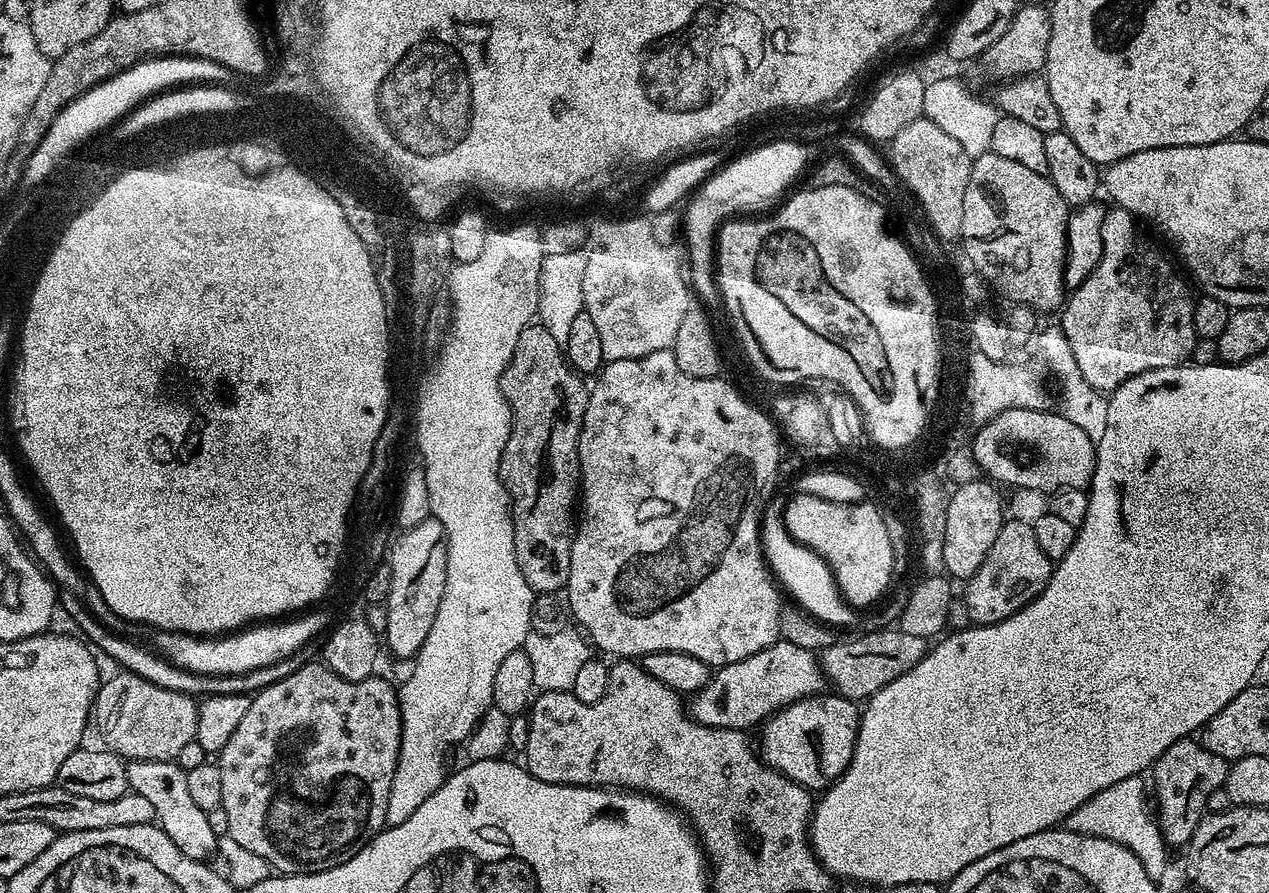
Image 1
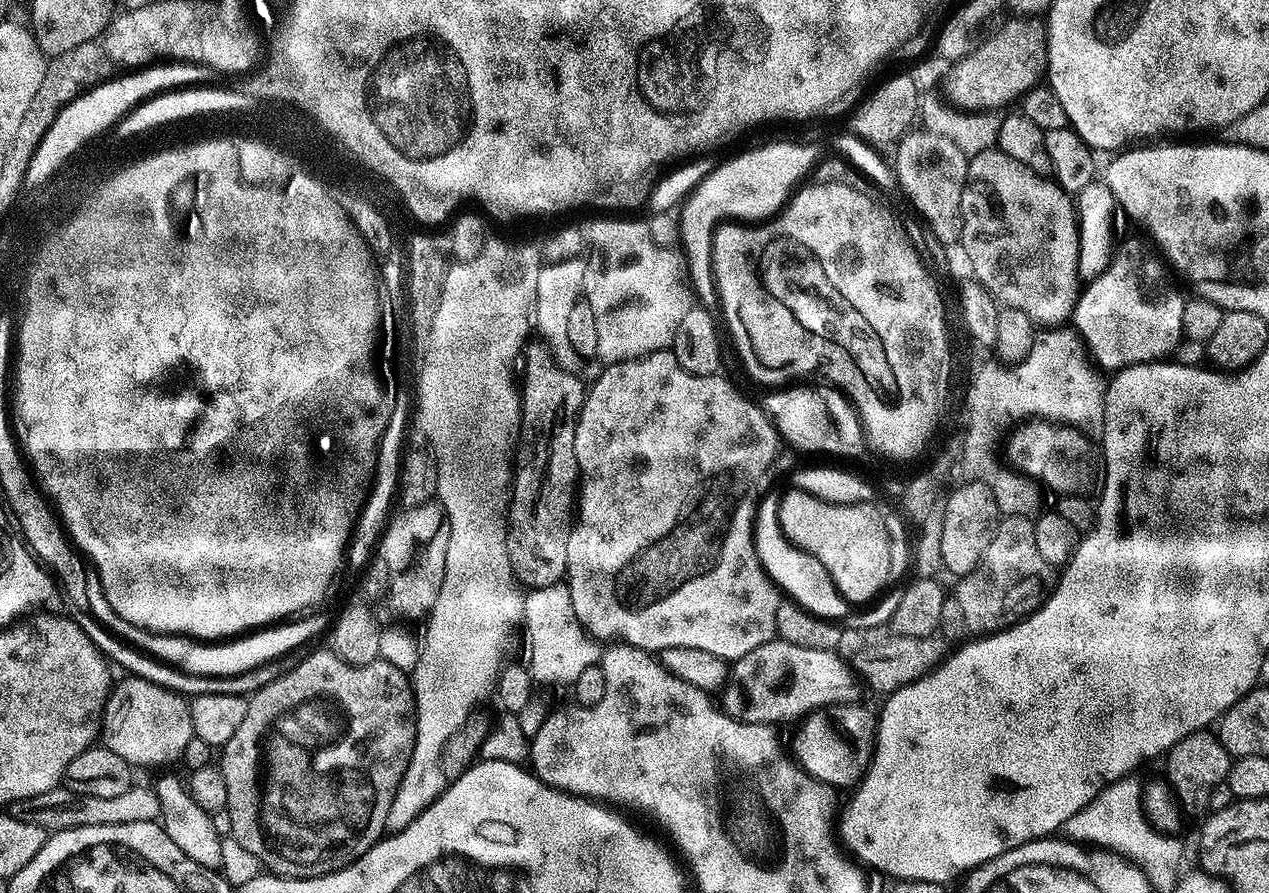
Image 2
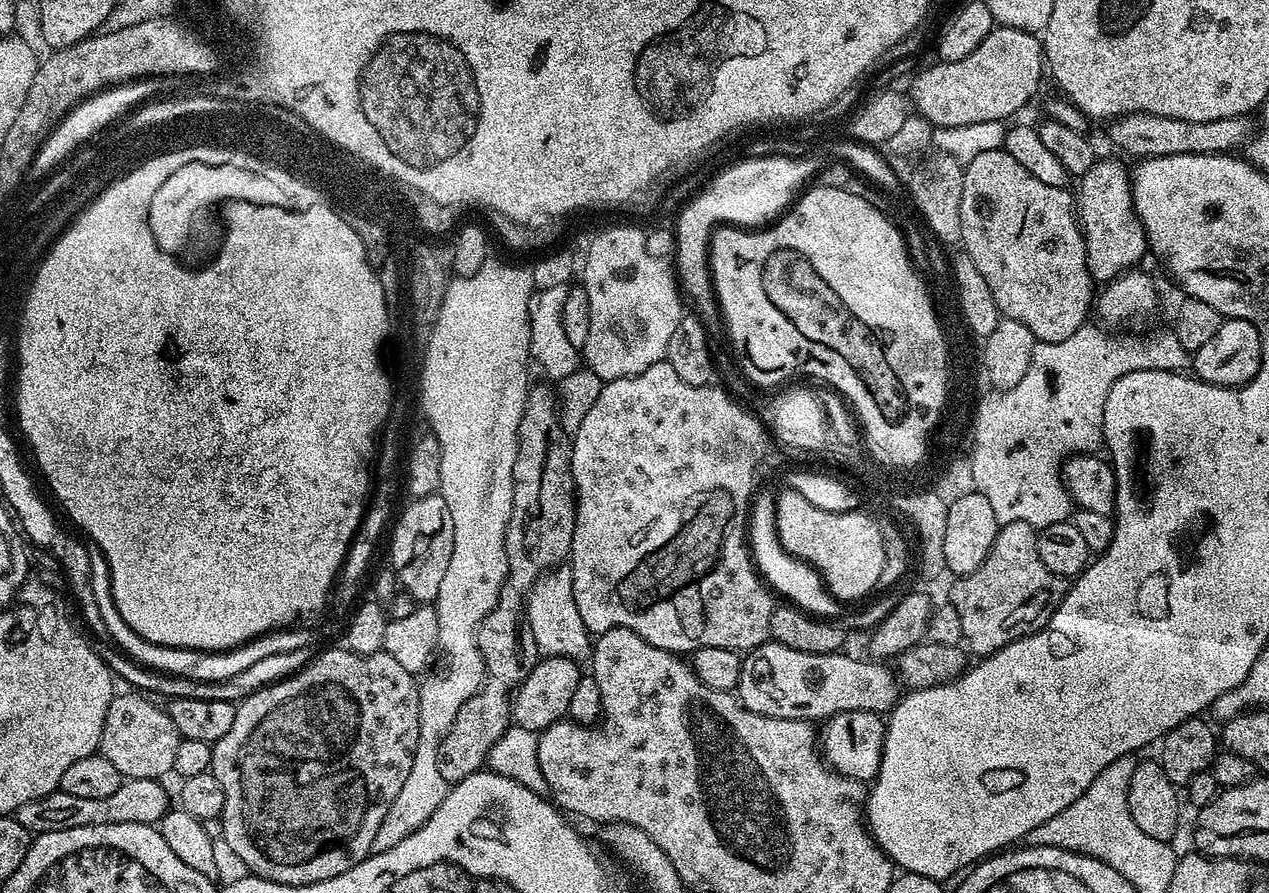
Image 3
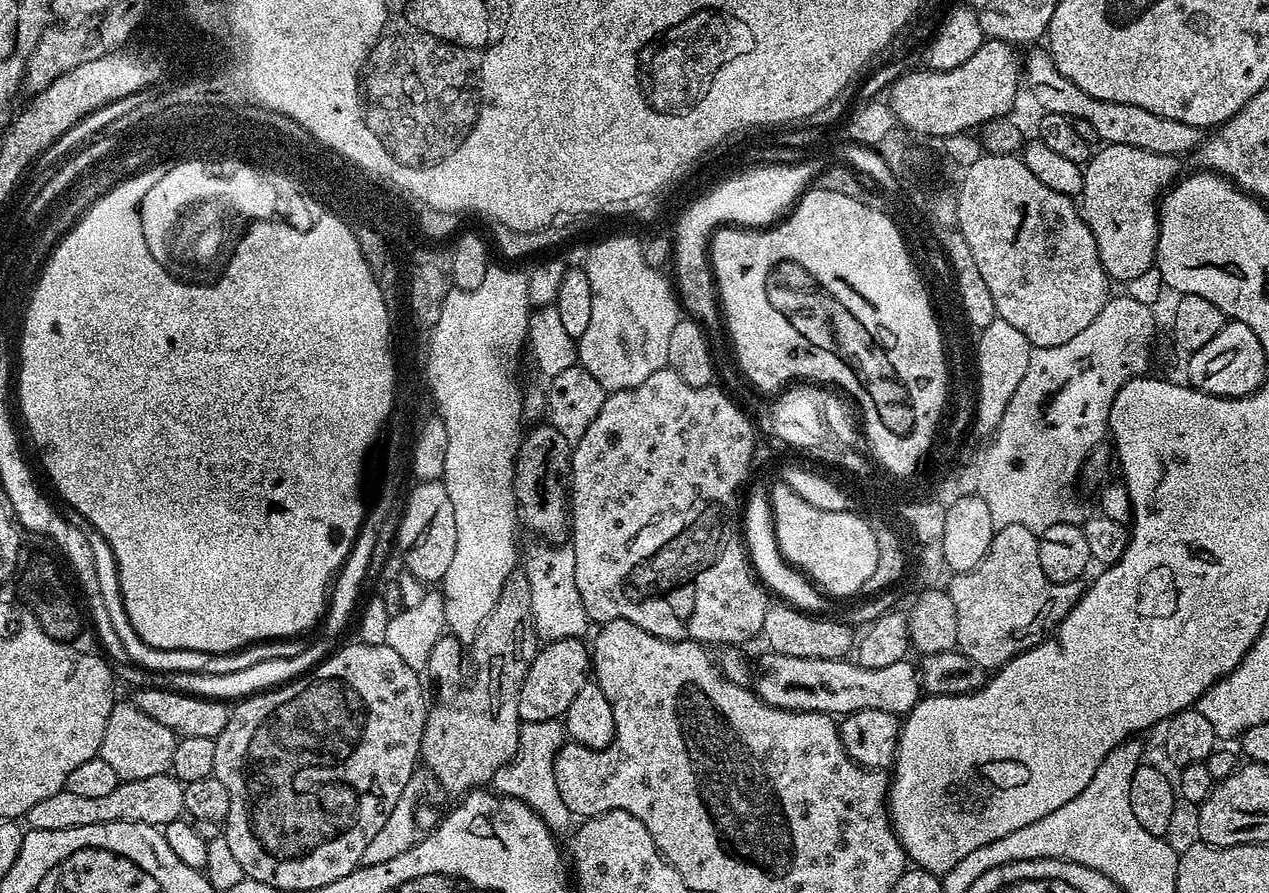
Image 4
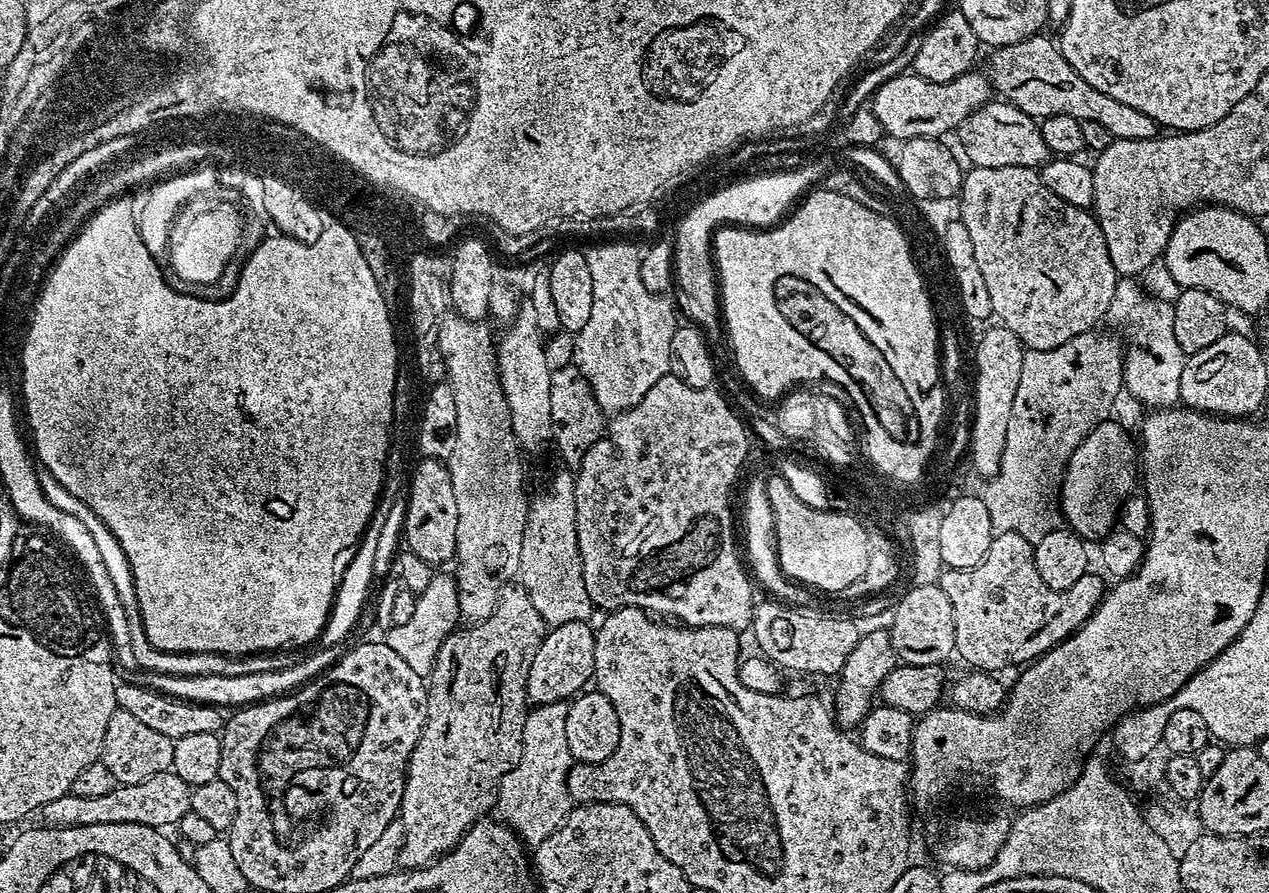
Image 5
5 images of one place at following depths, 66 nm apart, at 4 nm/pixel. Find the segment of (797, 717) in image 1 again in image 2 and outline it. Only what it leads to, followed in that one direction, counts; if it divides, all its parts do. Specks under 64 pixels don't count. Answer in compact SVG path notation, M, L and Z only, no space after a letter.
M863 703L832 704L829 708L819 708L817 712L810 712L803 717L800 729L796 732L795 759L805 772L820 780L824 784L830 784L837 790L851 789L864 779L864 773L868 770L868 763L872 761L872 749L876 743L877 717L868 708L863 708Z

